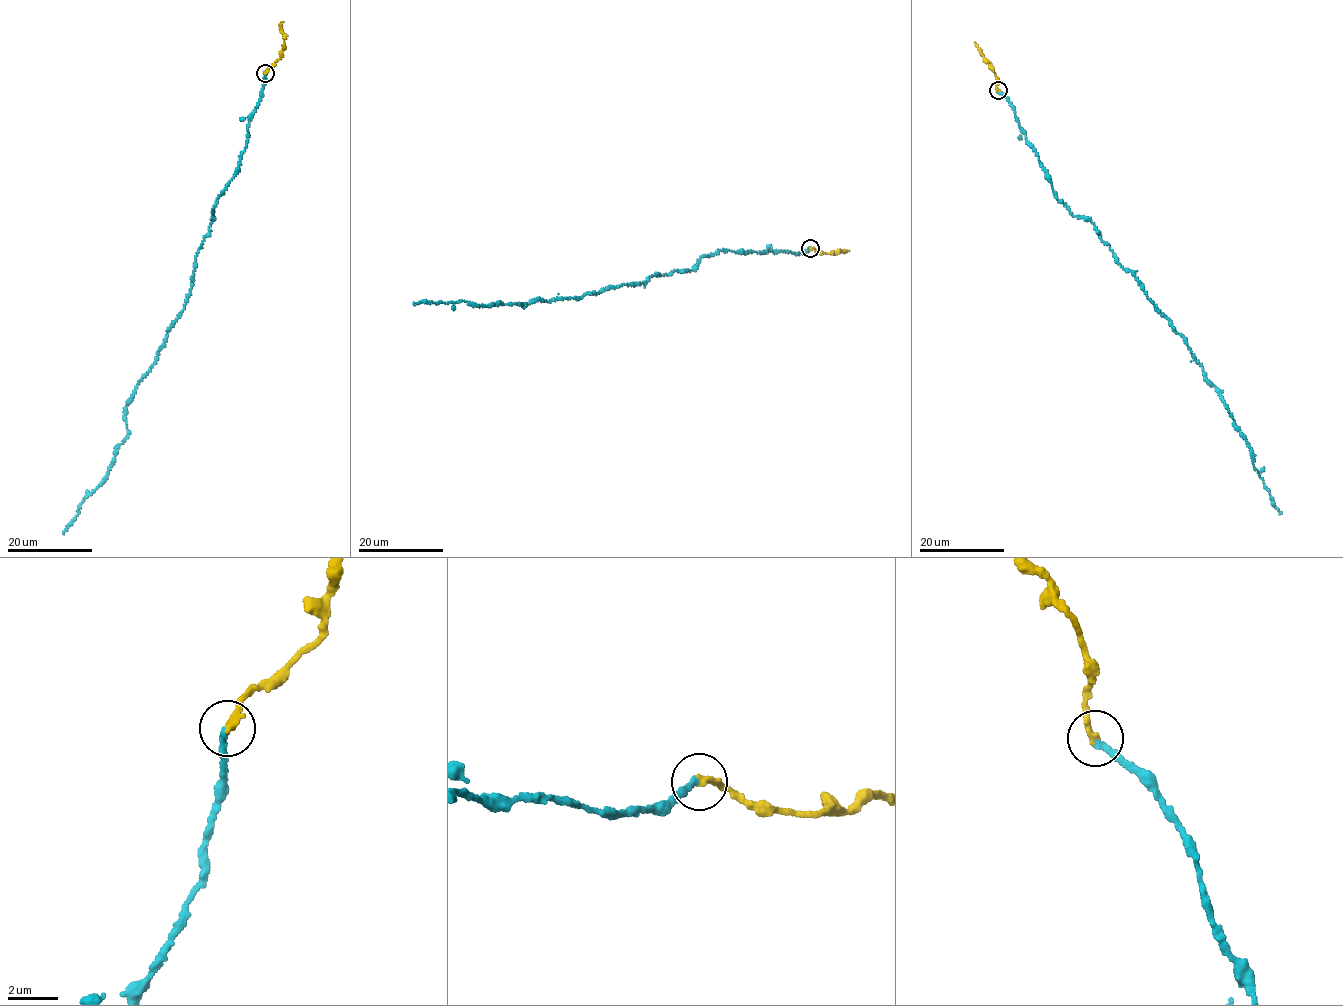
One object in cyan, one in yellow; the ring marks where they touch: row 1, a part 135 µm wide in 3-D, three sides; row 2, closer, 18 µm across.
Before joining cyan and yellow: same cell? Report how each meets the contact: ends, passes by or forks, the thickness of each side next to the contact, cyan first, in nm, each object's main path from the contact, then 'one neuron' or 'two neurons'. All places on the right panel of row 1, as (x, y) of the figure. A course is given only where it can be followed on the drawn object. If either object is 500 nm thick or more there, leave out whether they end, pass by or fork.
cyan ends | yellow ends | 320/320 nm | cyan via (998, 91), (1015, 111), (1053, 194), (1074, 216), (1093, 224), (1115, 259), (1184, 338), (1251, 449), (1280, 513) | yellow via (997, 90), (994, 70), (975, 42) | one neuron

